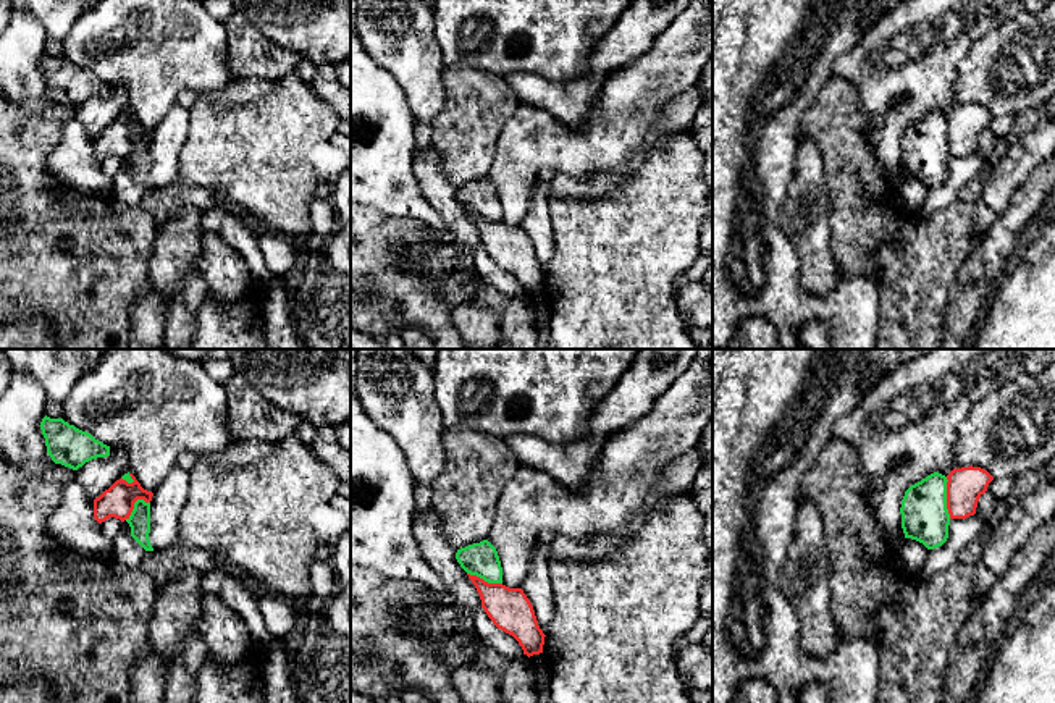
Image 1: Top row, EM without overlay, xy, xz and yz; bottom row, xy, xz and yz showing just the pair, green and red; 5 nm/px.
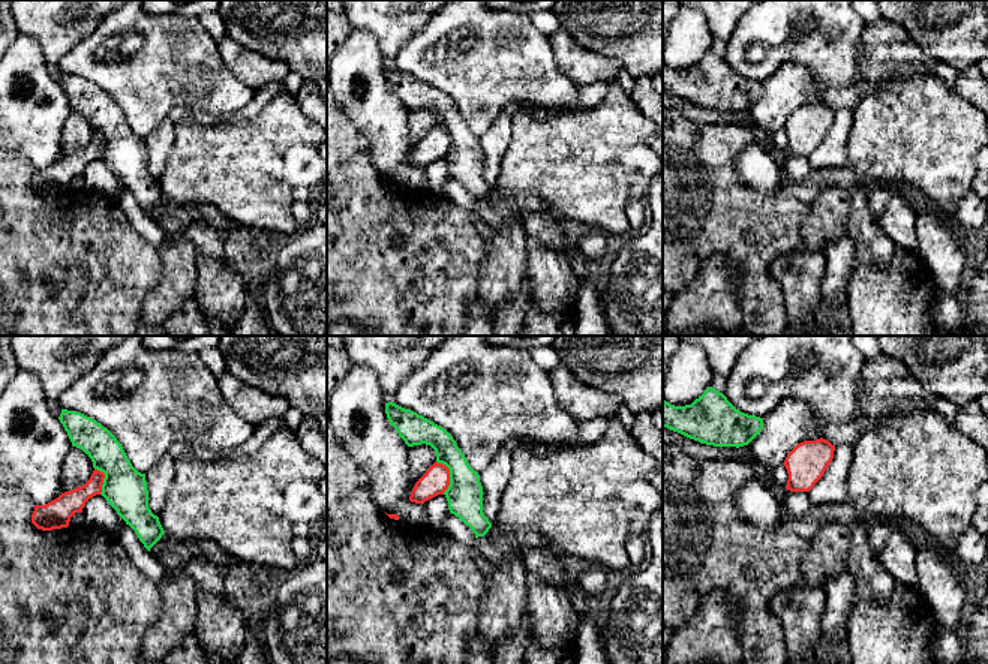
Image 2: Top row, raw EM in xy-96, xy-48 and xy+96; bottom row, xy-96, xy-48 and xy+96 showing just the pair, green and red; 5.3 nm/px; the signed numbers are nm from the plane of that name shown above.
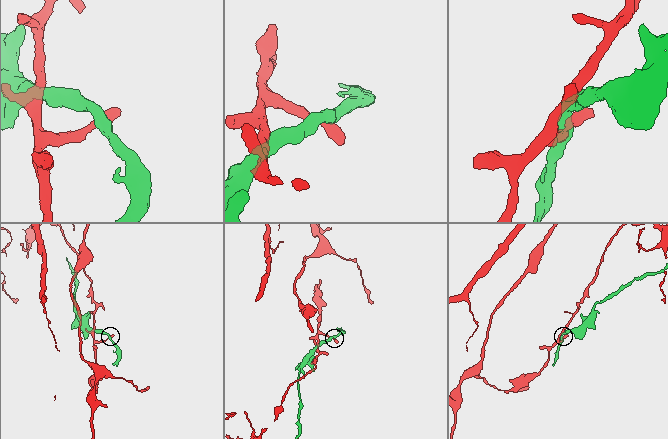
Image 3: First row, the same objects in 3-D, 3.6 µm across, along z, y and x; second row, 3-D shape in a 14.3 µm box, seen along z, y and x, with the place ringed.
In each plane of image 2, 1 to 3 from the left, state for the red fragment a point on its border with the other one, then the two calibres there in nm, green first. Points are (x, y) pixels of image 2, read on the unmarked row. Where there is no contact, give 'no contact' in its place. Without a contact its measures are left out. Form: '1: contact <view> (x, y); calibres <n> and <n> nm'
1: contact xy-96 (104, 144); calibres 220 and 130 nm
2: contact xy-48 (450, 140); calibres 190 and 150 nm
3: no contact

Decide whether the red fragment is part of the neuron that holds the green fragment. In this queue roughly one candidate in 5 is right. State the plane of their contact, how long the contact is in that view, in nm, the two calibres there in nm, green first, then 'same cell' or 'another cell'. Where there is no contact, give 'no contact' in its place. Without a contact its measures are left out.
yz | 200 nm | 240/180 nm | another cell

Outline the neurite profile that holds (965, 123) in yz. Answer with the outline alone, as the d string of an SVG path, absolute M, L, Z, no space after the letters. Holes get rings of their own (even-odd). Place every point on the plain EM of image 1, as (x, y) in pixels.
M981 105L953 107L947 113L947 147L950 157L966 157L976 152L979 136L994 115Z

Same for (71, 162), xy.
M76 116L58 123L61 141L47 155L50 175L63 186L87 196L110 194L113 178L102 171L102 163L94 157L94 137Z

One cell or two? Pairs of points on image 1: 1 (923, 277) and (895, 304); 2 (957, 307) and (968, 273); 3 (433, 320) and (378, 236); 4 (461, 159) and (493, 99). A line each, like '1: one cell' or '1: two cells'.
1: one cell
2: one cell
3: one cell
4: one cell

